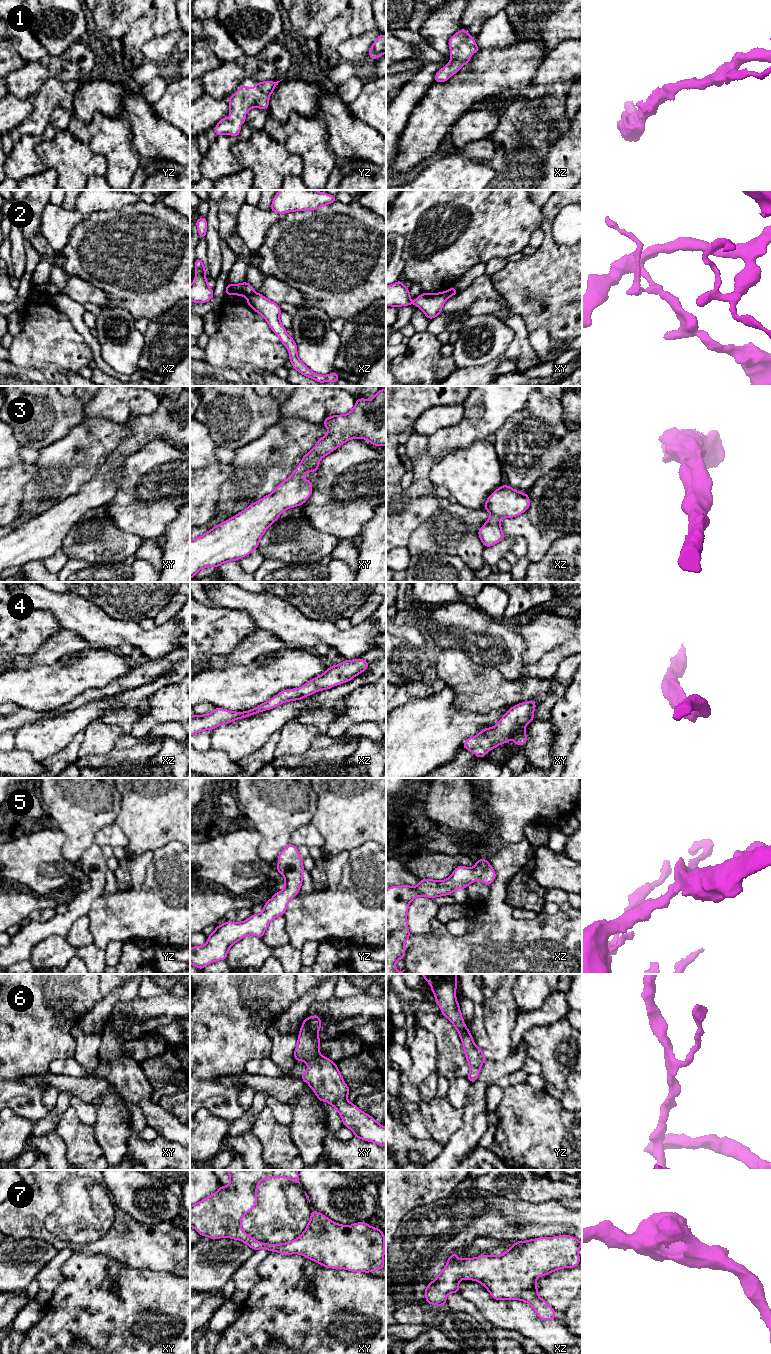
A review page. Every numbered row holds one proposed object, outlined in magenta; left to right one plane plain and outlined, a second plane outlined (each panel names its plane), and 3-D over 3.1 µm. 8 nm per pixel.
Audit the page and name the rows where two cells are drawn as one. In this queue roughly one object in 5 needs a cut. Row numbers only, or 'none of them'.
2

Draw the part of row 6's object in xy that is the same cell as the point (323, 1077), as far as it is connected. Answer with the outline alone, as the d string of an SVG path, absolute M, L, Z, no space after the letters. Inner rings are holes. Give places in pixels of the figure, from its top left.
M318 1015L305 1018L300 1028L294 1058L304 1061L308 1069L299 1078L310 1086L319 1101L328 1102L338 1111L343 1125L353 1131L354 1137L380 1146L386 1145L386 1128L348 1101L351 1090L337 1065L320 1054L320 1028L321 1019Z

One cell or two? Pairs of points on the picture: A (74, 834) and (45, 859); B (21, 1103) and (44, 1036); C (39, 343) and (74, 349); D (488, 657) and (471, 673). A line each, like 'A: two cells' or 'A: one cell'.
A: two cells
B: one cell
C: one cell
D: two cells

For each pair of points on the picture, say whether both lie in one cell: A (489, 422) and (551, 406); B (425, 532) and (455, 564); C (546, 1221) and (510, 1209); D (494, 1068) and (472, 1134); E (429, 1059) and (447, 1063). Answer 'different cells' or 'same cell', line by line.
A: different cells
B: different cells
C: same cell
D: same cell
E: different cells

